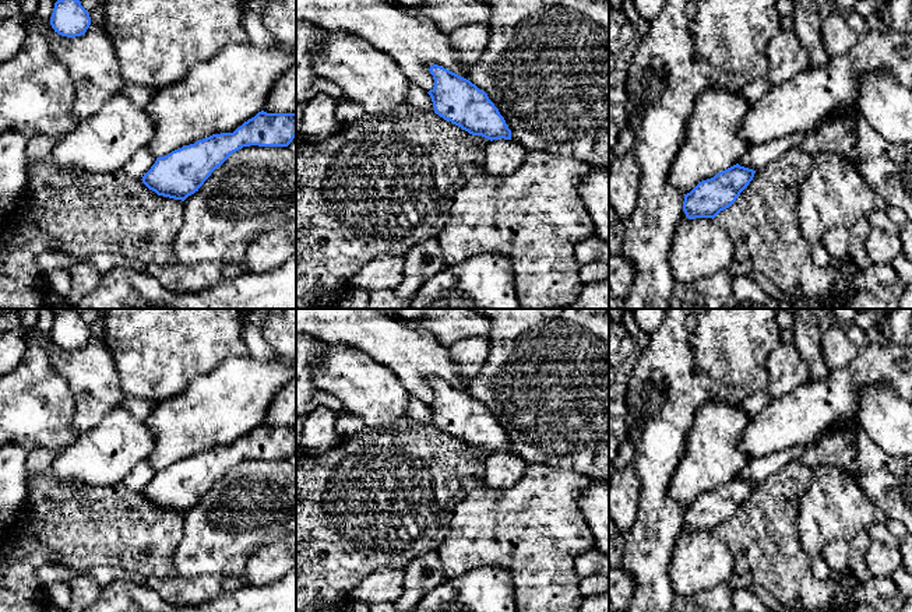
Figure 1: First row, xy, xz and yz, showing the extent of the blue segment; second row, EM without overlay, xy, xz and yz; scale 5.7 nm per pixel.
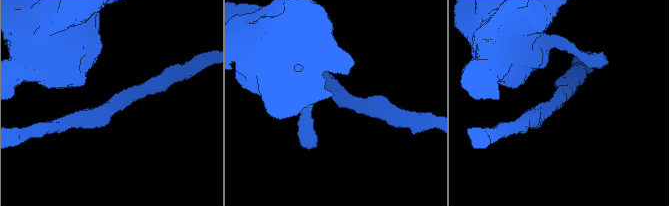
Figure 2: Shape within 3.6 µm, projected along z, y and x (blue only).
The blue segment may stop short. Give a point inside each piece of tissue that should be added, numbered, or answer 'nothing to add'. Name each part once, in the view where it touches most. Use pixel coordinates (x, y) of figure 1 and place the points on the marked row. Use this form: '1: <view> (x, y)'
nothing to add

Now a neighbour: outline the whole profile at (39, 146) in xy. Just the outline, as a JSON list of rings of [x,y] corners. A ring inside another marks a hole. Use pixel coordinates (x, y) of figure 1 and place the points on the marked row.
[[[41,133],[28,136],[28,144],[25,148],[28,162],[45,158],[57,144],[57,140]]]

